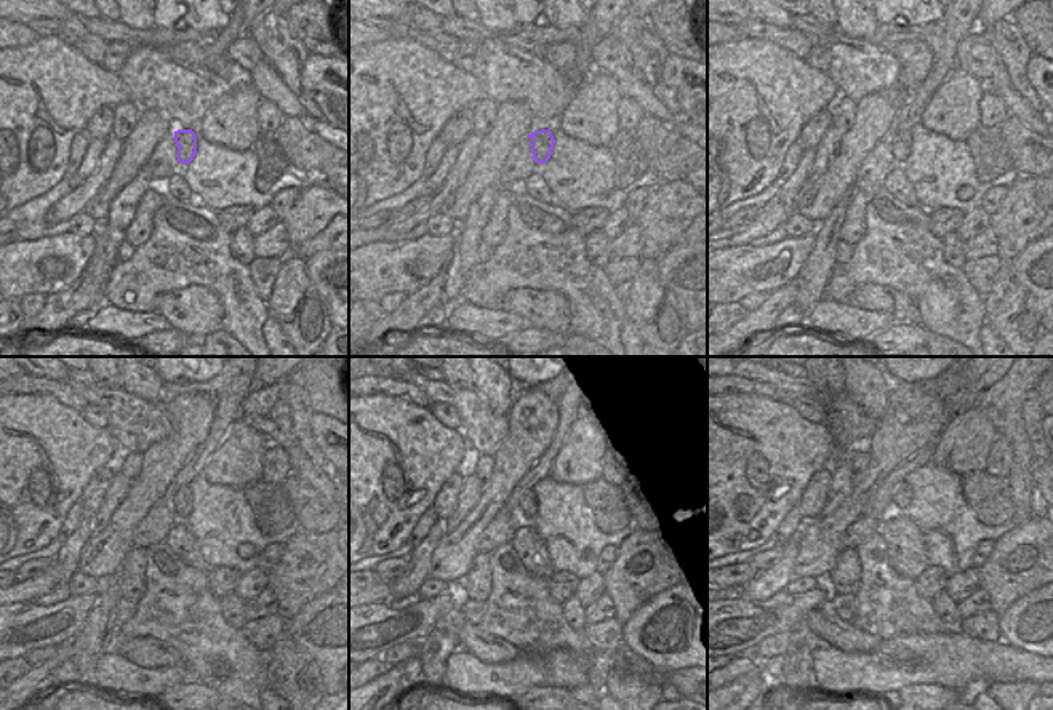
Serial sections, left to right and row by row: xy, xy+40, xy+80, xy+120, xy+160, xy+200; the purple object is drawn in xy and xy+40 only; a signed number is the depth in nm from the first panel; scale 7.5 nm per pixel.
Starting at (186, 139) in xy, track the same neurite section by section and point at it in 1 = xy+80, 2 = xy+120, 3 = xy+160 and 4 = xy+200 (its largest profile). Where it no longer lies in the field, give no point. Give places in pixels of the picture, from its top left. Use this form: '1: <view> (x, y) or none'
1: xy+80 (900, 144)
2: xy+120 (181, 504)
3: xy+160 (530, 502)
4: xy+200 (903, 494)

